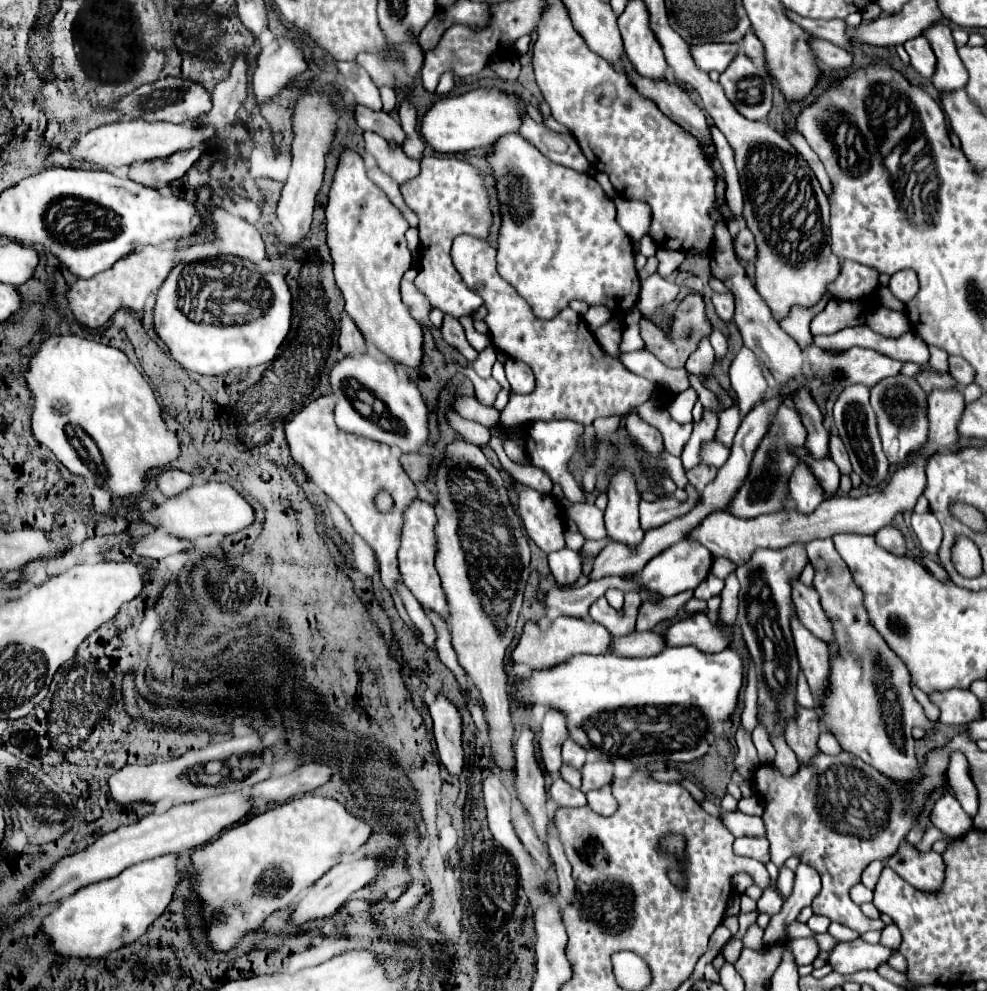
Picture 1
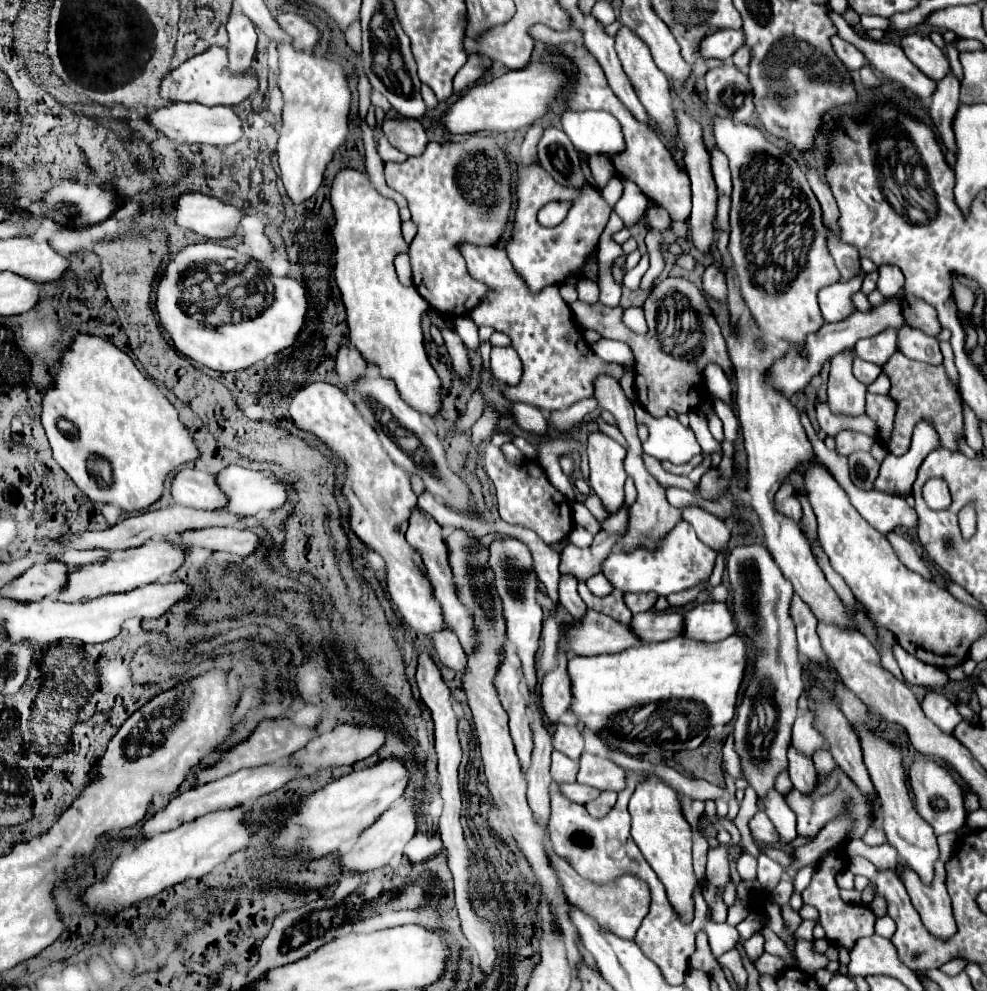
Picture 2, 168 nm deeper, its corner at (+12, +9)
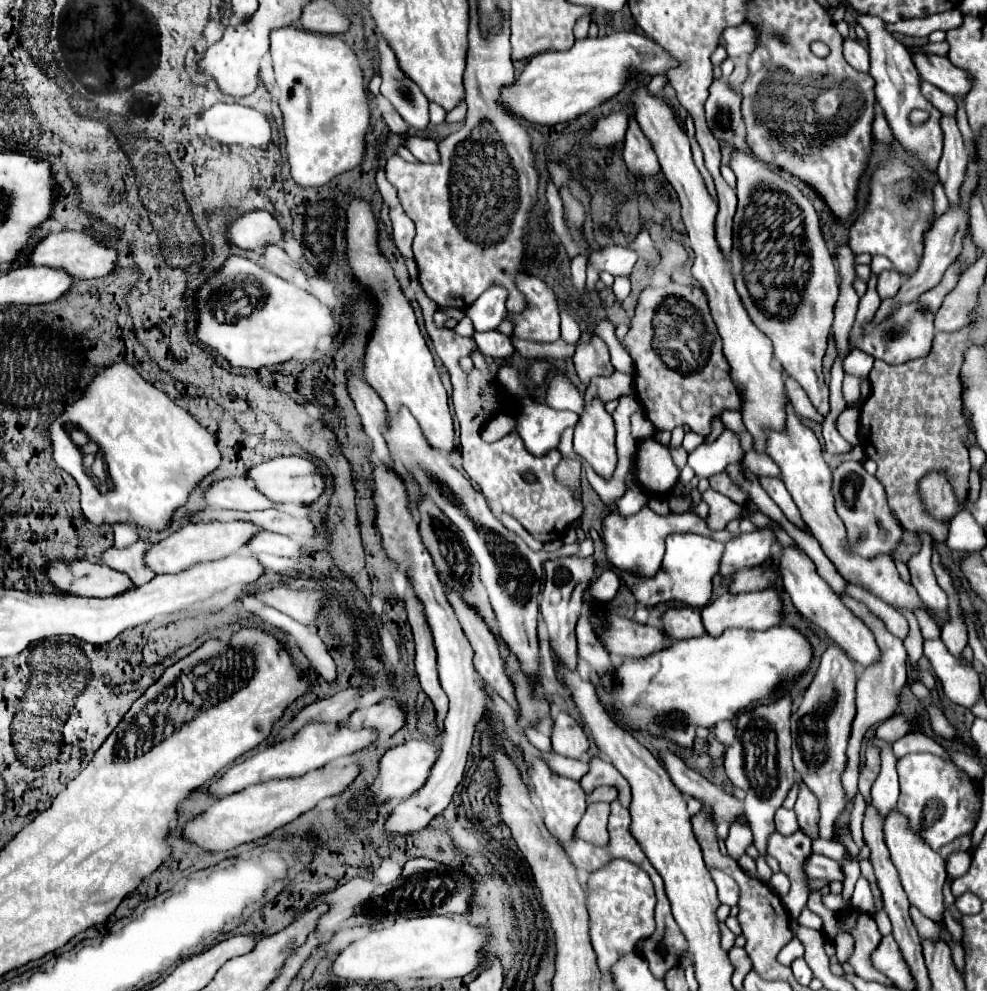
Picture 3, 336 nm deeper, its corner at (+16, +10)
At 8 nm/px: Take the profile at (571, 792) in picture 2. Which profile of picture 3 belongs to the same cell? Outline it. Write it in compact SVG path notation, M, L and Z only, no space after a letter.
M596 787L592 793L586 793L586 801L588 803L596 803L596 801L612 803L616 797L618 797L616 787Z

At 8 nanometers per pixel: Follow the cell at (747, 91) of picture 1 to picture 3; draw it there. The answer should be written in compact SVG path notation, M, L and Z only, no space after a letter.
M714 79L708 91L710 95L706 99L706 121L714 131L716 139L730 141L736 125L742 119L742 95L738 89L722 79Z

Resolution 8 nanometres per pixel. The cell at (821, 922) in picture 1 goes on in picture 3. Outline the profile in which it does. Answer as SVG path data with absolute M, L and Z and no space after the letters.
M774 873L770 883L768 883L780 897L784 897L790 891L790 879L784 873Z

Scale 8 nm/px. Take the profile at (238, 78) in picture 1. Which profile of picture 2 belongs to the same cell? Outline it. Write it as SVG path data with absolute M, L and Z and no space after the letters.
M232 12L226 28L228 28L228 36L230 36L230 42L228 42L230 70L234 74L244 72L252 64L252 58L254 58L254 52L256 52L254 24L242 12Z

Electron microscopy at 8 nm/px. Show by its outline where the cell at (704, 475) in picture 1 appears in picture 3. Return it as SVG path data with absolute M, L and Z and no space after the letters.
M646 437L638 445L636 453L636 479L644 493L668 495L678 483L680 469L674 465L668 449L652 437Z

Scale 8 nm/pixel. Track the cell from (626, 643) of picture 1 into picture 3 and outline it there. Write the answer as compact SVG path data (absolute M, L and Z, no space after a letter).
M672 607L660 615L662 631L668 639L688 639L704 635L704 627L700 625L700 611L692 607Z

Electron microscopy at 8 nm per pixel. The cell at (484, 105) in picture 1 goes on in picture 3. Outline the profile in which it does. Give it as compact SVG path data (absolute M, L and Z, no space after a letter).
M612 33L606 37L576 39L566 51L544 51L528 59L524 71L512 85L500 89L500 103L518 119L538 125L572 121L602 101L616 95L630 75L658 75L676 61L652 39L638 33Z

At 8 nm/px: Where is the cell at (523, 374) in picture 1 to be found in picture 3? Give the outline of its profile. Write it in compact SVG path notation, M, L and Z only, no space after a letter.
M486 331L486 333L474 333L474 341L478 349L494 359L508 359L514 353L514 347L510 343L510 337L498 333L498 331Z

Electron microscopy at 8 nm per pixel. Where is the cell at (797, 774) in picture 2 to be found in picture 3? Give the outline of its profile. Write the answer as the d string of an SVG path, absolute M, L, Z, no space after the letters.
M798 779L798 799L794 805L794 811L798 815L798 823L800 827L812 837L816 839L816 825L818 825L818 817L816 817L816 795L804 785L802 779Z

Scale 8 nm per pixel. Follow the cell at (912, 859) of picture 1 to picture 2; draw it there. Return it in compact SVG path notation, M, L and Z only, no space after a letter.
M940 860L936 862L936 878L932 886L924 886L910 868L906 868L902 862L898 864L904 868L904 886L924 926L932 936L940 936L940 940L946 942L946 938L956 932L956 922L952 916L950 896L944 886L944 864Z

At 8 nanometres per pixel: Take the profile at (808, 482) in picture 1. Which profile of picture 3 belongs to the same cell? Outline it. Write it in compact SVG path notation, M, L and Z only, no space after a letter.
M758 527L754 533L734 535L730 541L726 541L726 551L724 551L722 561L720 561L720 573L730 575L738 569L750 569L750 567L756 567L756 565L764 563L770 557L770 549L776 541L778 541L778 537L776 537L772 527Z

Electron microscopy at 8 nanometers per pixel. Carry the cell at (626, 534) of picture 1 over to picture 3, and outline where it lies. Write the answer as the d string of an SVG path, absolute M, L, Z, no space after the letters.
M592 401L586 405L586 411L580 415L580 421L574 429L574 451L602 477L602 479L612 479L618 463L616 455L616 445L614 445L614 419L606 413L602 401Z

